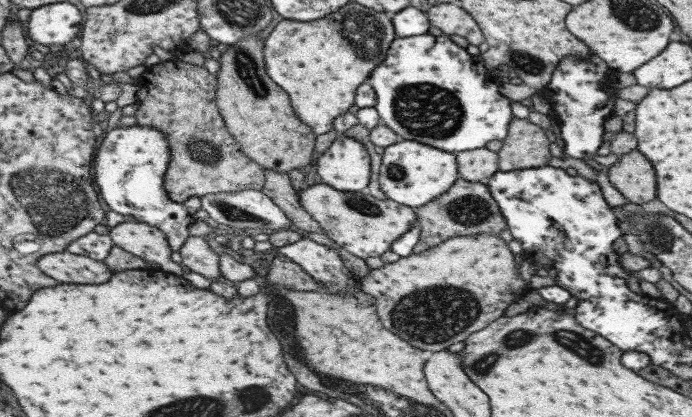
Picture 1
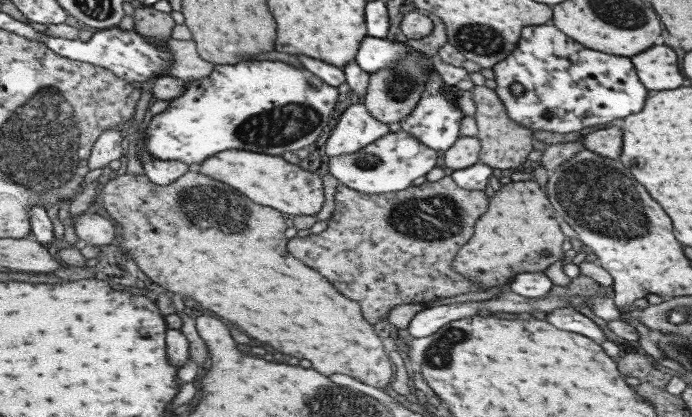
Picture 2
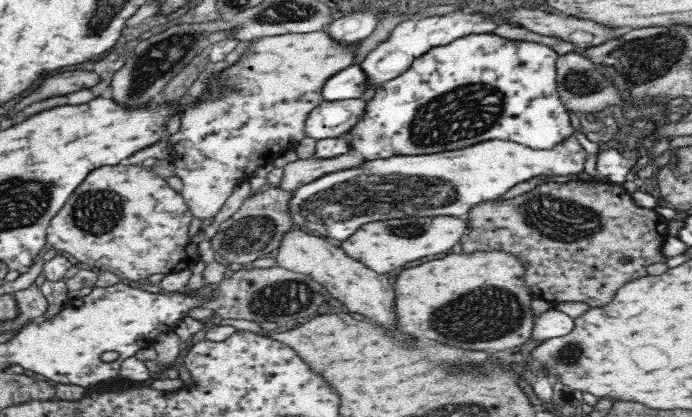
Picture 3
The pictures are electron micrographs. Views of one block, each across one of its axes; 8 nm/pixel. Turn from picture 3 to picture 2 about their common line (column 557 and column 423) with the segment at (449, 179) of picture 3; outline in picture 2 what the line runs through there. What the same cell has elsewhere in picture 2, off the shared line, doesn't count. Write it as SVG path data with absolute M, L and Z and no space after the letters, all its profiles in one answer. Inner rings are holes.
M403 131L388 132L354 154L328 158L328 173L341 185L363 194L387 194L407 189L416 178L435 166L437 152L422 146L417 138Z

